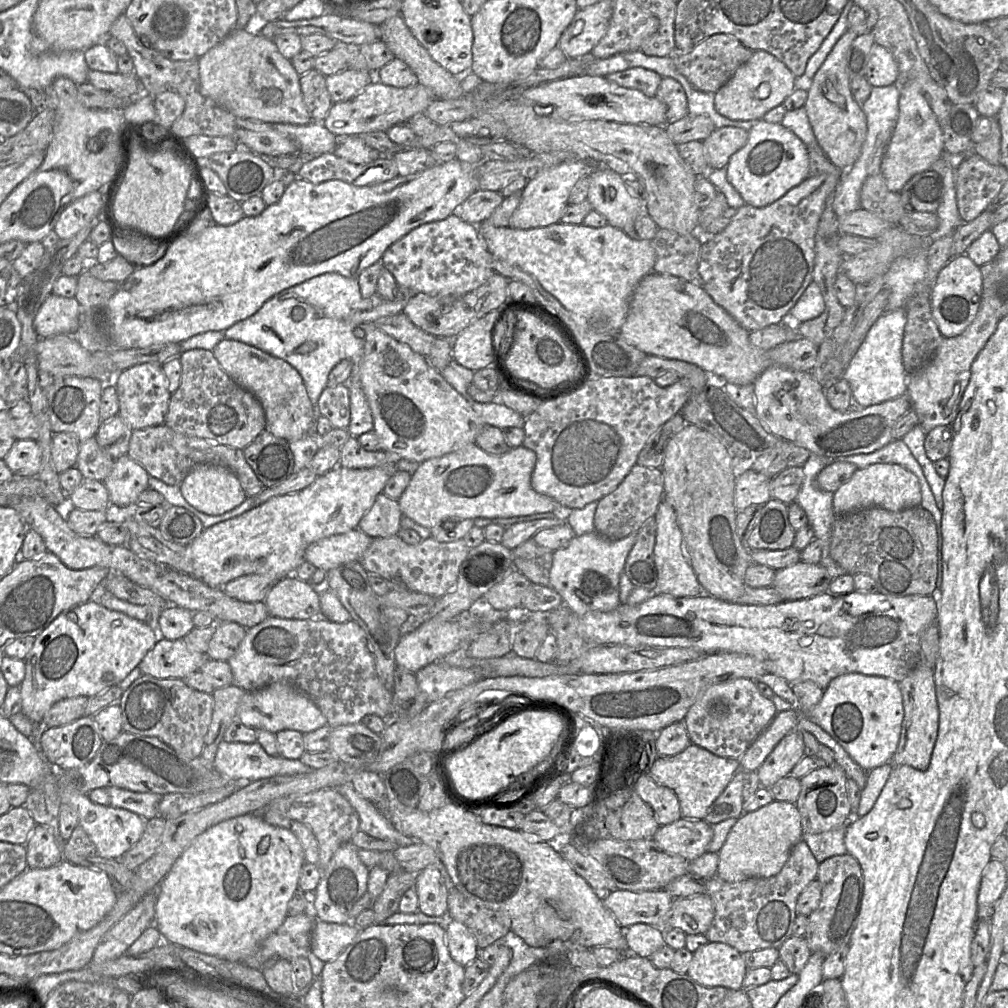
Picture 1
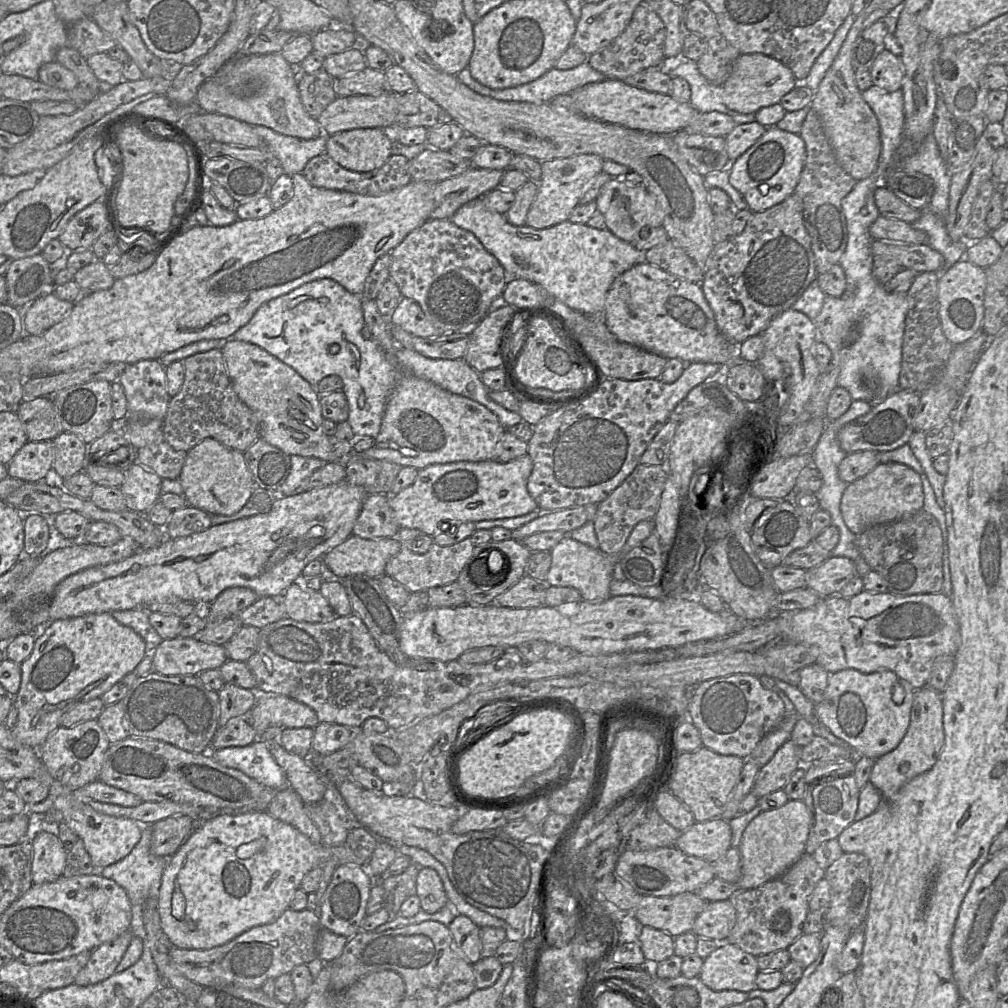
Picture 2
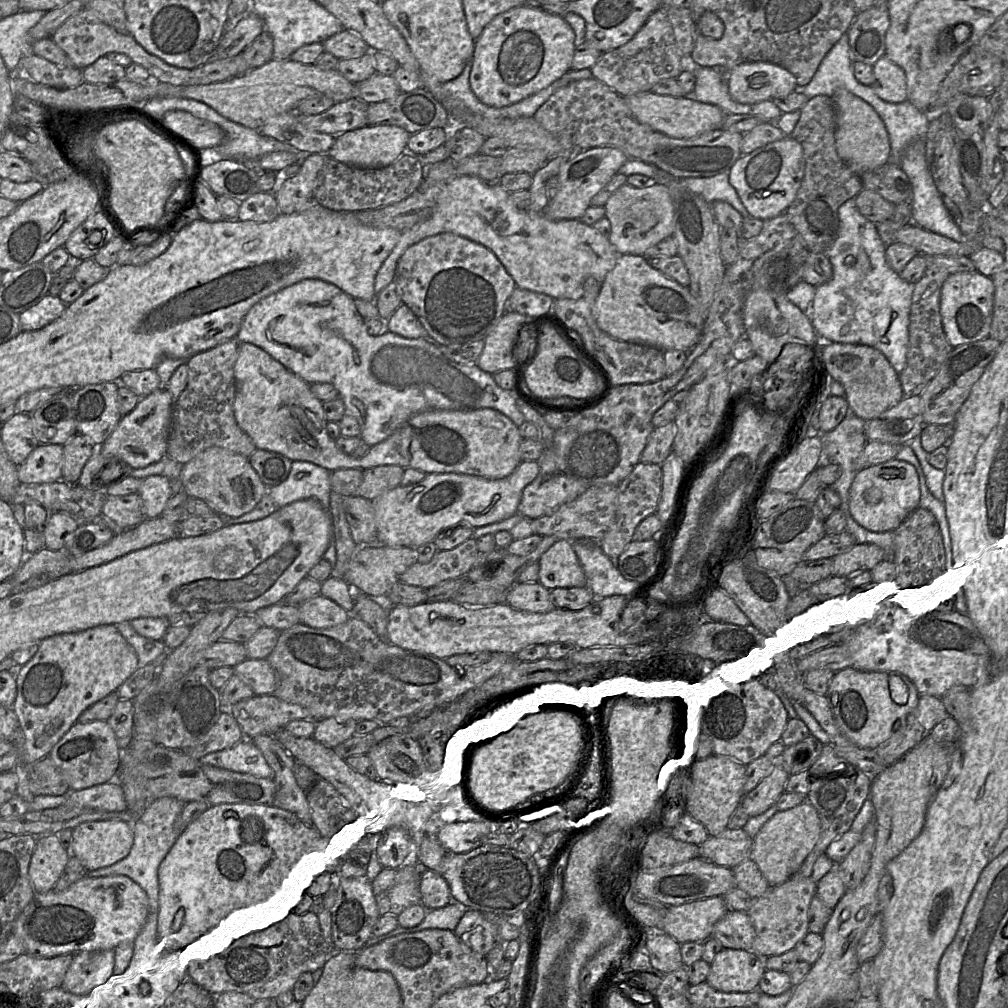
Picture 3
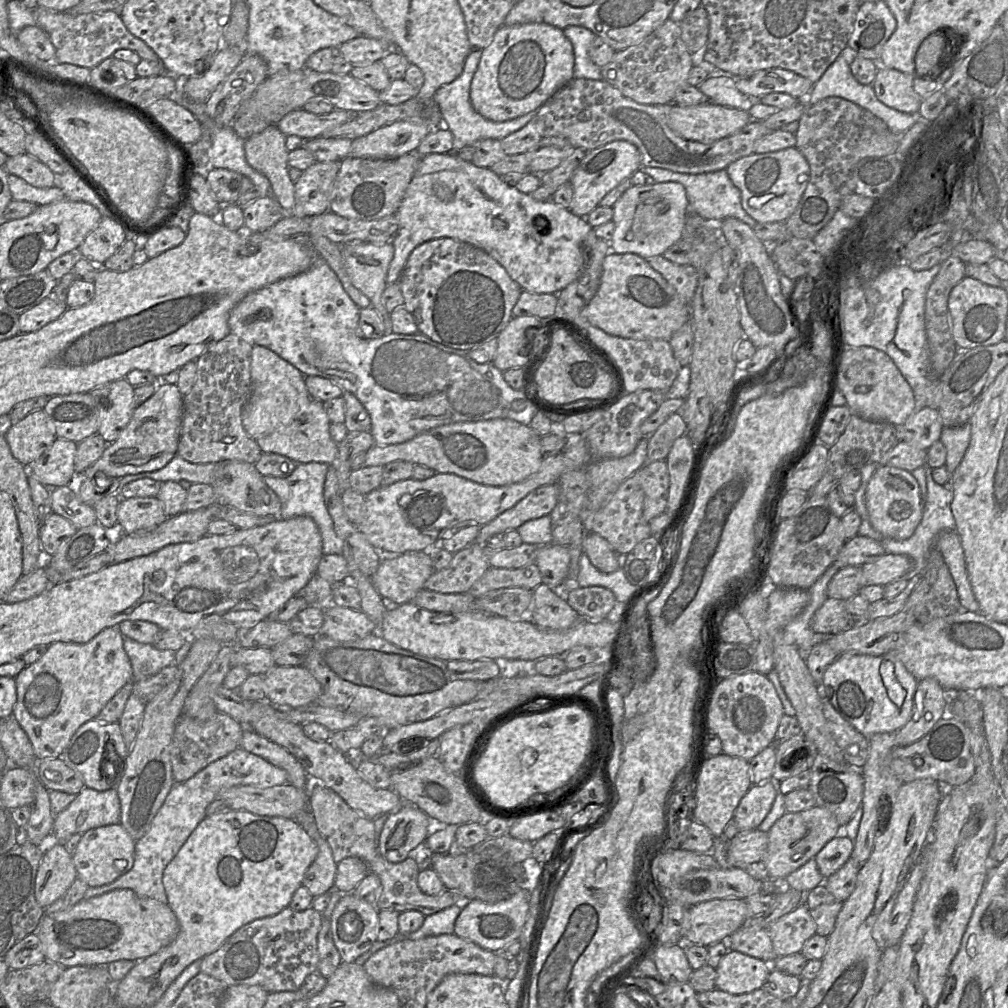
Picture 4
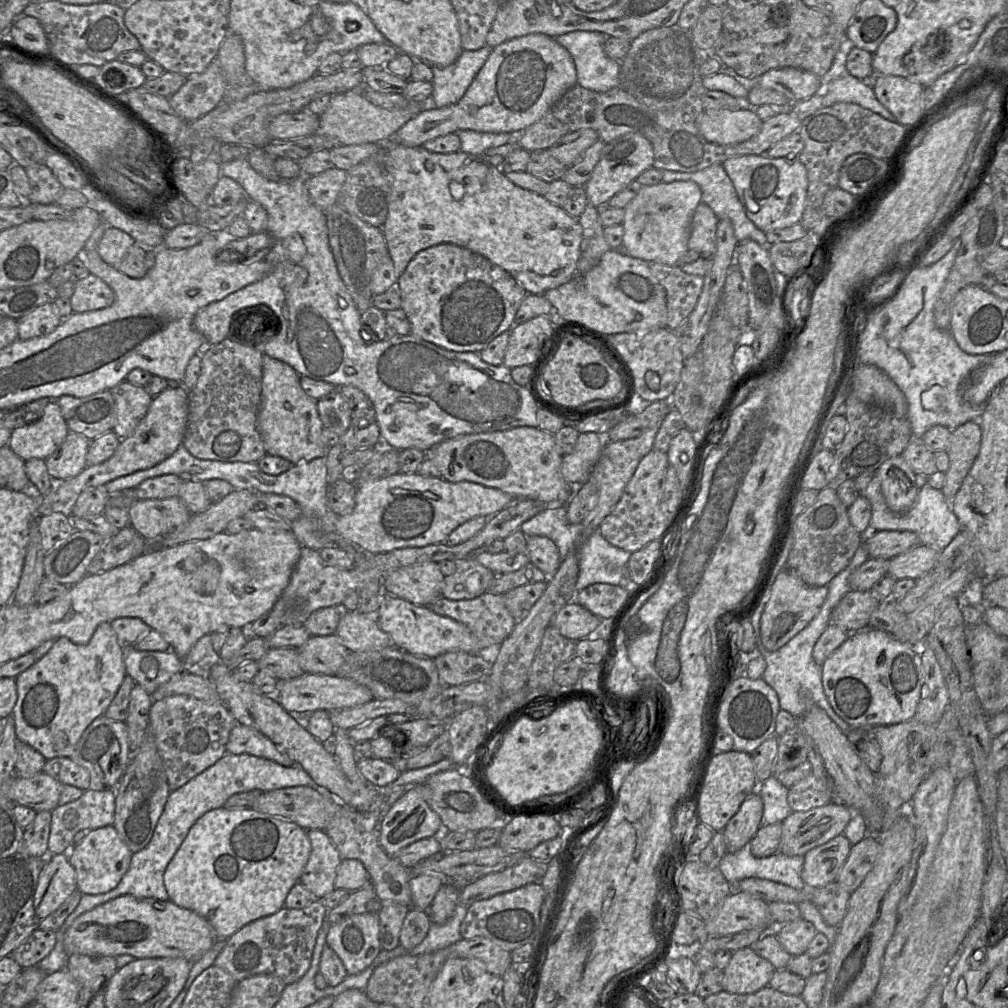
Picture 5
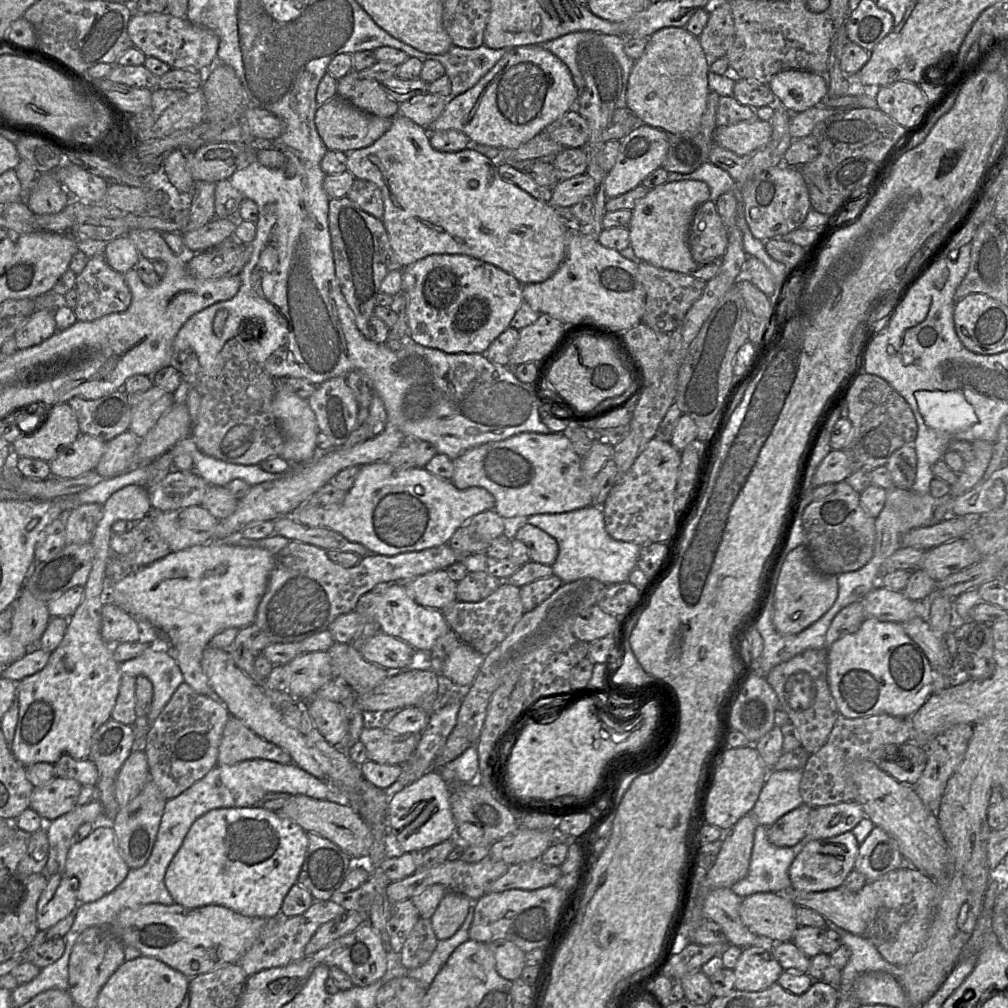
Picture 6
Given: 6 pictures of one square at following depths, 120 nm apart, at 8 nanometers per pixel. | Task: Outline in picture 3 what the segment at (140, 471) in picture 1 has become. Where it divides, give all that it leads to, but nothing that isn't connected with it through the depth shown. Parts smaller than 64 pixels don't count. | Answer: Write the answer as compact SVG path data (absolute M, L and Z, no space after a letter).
M151 475L142 479L137 492L143 501L143 514L145 518L158 518L173 496L171 480L166 476Z

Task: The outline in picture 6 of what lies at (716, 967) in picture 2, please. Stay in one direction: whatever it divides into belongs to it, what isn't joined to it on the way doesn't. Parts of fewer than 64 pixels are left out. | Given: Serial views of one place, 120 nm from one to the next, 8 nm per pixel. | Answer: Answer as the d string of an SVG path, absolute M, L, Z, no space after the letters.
M742 948L736 966L734 989L744 992L758 992L767 989L783 972L783 968L771 953L771 948Z

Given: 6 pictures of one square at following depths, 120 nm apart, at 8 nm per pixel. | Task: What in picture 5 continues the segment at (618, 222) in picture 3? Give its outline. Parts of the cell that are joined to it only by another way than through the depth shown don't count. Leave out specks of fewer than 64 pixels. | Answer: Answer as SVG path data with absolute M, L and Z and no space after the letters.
M693 181L642 186L624 208L624 219L621 223L624 230L622 247L627 255L647 263L678 267L679 260L689 250L691 222L700 203L702 191Z

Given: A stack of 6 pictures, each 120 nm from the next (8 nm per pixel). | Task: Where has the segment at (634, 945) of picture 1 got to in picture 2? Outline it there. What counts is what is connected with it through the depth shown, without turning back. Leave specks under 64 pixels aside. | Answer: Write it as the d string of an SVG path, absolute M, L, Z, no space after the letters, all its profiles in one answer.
M643 926L638 943L648 963L659 963L674 955L674 938L664 931Z

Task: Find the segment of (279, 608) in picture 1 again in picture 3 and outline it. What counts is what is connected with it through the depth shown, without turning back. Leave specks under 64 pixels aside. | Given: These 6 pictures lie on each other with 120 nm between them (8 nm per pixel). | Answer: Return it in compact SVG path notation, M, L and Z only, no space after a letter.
M321 594L305 601L298 609L300 623L316 629L341 625L351 617L341 606Z

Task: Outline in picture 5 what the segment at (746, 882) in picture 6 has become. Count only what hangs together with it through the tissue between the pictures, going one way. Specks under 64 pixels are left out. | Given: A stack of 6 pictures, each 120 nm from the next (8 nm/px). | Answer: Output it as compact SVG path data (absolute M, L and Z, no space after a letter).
M750 842L734 853L726 852L719 863L719 869L730 884L750 877L767 879L788 885L795 889L805 888L802 880L804 856L787 856L776 852L768 857L758 858L751 853Z

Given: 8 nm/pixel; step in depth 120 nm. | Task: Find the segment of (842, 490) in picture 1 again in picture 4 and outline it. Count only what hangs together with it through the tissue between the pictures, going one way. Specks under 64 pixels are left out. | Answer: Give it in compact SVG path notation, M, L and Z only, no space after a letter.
M879 465L868 482L865 497L869 521L884 537L907 539L922 519L923 506L919 484L913 475L904 469Z

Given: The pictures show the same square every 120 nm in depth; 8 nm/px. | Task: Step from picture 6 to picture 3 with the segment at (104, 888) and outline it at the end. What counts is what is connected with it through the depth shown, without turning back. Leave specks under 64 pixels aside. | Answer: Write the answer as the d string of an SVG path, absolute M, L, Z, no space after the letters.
M86 821L72 829L73 856L92 872L126 858L134 843L132 825L124 821Z

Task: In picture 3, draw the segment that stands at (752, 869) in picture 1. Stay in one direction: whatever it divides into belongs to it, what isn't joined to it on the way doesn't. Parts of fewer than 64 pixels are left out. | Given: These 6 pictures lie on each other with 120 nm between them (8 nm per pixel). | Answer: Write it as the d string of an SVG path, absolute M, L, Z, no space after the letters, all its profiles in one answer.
M807 801L785 811L778 811L753 838L751 859L771 886L792 877L815 847L821 832L816 809Z

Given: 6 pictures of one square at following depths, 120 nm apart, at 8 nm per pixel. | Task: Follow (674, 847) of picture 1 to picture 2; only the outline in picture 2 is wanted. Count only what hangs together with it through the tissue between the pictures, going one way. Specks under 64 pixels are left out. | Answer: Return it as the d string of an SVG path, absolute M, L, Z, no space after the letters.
M722 818L706 822L695 822L680 833L675 847L683 853L714 863L731 847L730 825Z

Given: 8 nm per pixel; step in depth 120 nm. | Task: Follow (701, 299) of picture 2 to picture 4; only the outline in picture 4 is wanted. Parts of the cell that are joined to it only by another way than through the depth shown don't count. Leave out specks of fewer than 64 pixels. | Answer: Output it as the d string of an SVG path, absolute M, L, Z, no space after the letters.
M609 252L603 260L603 269L598 290L581 311L581 316L604 332L635 340L669 340L690 319L689 305L684 304L675 289L660 273L650 267L648 261L636 254Z

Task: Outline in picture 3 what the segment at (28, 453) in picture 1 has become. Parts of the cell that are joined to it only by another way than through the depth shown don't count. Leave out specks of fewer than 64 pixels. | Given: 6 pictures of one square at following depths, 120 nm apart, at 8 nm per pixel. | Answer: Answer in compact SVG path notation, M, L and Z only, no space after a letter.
M39 444L26 458L17 466L18 478L23 484L52 483L62 479L63 445Z

